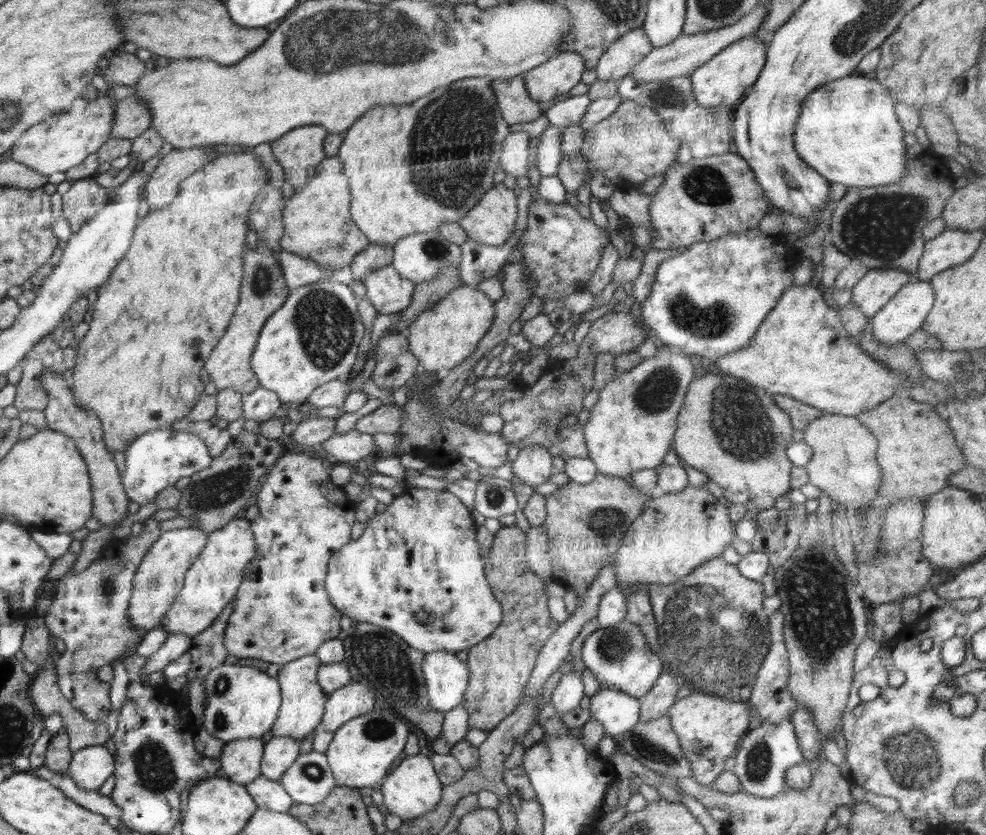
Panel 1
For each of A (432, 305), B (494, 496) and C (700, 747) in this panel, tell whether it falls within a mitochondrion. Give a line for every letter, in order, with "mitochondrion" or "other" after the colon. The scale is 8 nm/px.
A: other
B: mitochondrion
C: mitochondrion

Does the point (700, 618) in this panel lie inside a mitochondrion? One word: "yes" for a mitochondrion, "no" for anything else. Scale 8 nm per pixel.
yes

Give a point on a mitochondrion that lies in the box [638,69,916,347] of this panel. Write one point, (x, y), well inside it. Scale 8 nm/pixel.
(717, 321)

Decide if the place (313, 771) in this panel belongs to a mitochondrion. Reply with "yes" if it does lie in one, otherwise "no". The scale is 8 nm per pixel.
yes

